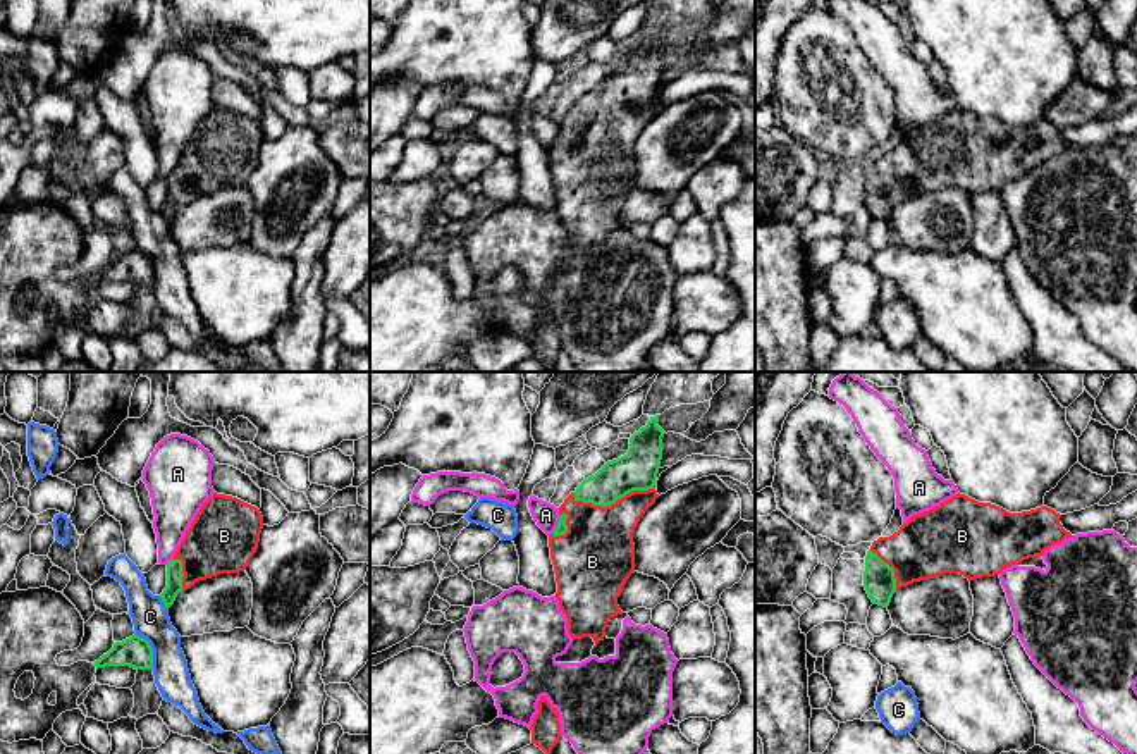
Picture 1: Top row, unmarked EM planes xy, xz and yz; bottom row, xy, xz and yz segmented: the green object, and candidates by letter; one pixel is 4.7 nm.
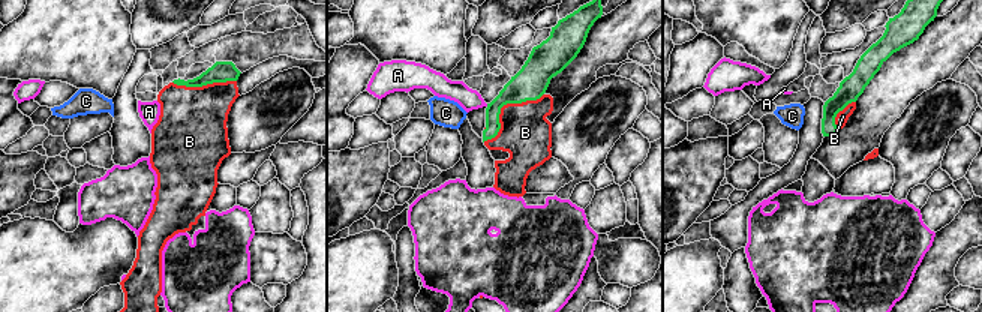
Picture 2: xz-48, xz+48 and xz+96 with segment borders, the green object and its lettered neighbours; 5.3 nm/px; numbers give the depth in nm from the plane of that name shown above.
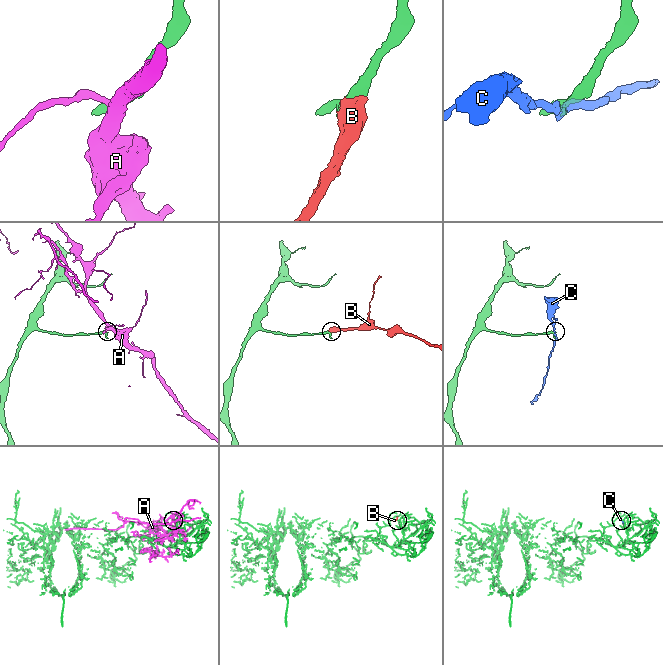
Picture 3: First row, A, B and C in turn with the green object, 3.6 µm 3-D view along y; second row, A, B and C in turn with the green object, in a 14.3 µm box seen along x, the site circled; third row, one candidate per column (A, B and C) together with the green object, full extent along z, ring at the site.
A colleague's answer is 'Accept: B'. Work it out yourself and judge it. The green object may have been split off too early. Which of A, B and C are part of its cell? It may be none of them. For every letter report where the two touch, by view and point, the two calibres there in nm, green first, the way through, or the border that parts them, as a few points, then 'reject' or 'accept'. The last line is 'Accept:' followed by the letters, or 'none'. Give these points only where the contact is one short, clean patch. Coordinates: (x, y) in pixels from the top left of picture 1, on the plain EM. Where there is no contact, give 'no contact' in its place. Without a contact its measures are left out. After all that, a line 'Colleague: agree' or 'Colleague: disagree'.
A: xz (558, 138) | 60/120 nm | along xz (561, 129), (551, 147) | reject
B: xz (611, 117) | 190/360 nm | accept
C: xy (152, 264) | 140/170 nm | along xy (135, 248), (148, 257), (152, 283) | reject
Accept: B
Colleague: agree

